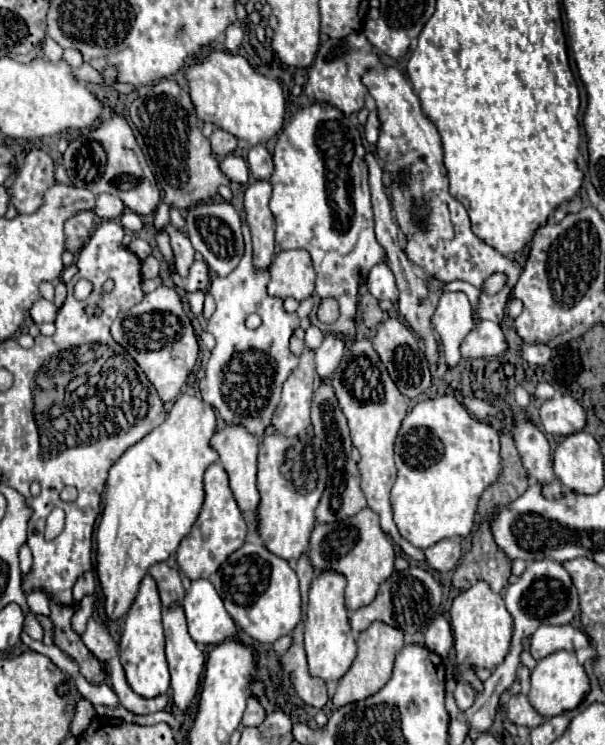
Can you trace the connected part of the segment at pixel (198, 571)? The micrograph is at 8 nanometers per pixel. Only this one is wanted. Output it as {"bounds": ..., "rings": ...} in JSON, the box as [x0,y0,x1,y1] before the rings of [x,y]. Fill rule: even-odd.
{"bounds":[176,463,248,581],"rings":[[[212,463],[206,469],[204,491],[206,491],[206,499],[204,499],[204,505],[198,513],[198,519],[194,521],[192,531],[182,539],[182,543],[176,551],[176,561],[178,561],[180,571],[192,581],[194,579],[208,579],[226,561],[226,557],[230,553],[234,553],[236,549],[240,549],[244,545],[246,535],[248,535],[246,521],[234,501],[234,495],[228,485],[228,475],[222,469],[222,465]]]}

